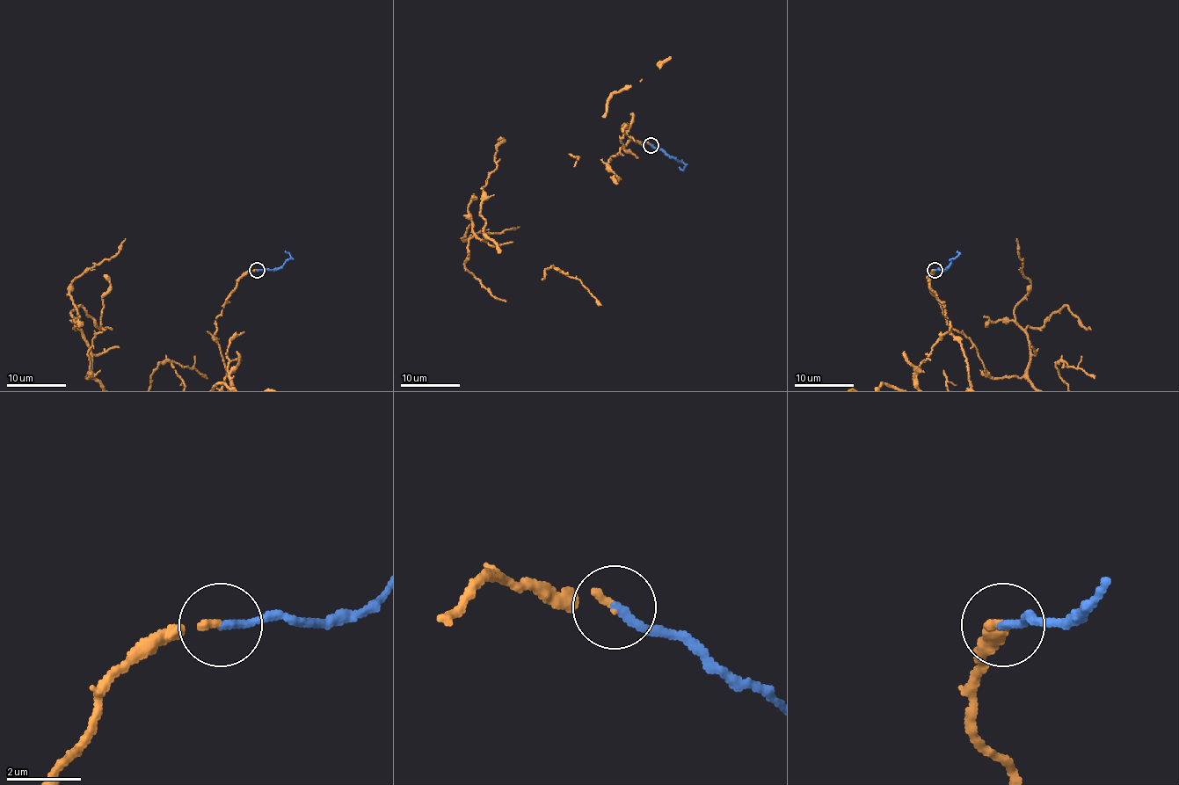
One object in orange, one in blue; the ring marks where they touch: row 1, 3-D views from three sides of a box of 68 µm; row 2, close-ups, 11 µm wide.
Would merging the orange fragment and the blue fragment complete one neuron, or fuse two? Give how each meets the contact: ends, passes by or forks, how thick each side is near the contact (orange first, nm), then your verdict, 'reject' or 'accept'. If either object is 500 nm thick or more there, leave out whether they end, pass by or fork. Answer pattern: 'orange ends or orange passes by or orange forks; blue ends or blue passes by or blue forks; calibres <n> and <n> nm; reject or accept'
orange ends; blue ends; calibres 170 and 240 nm; accept

